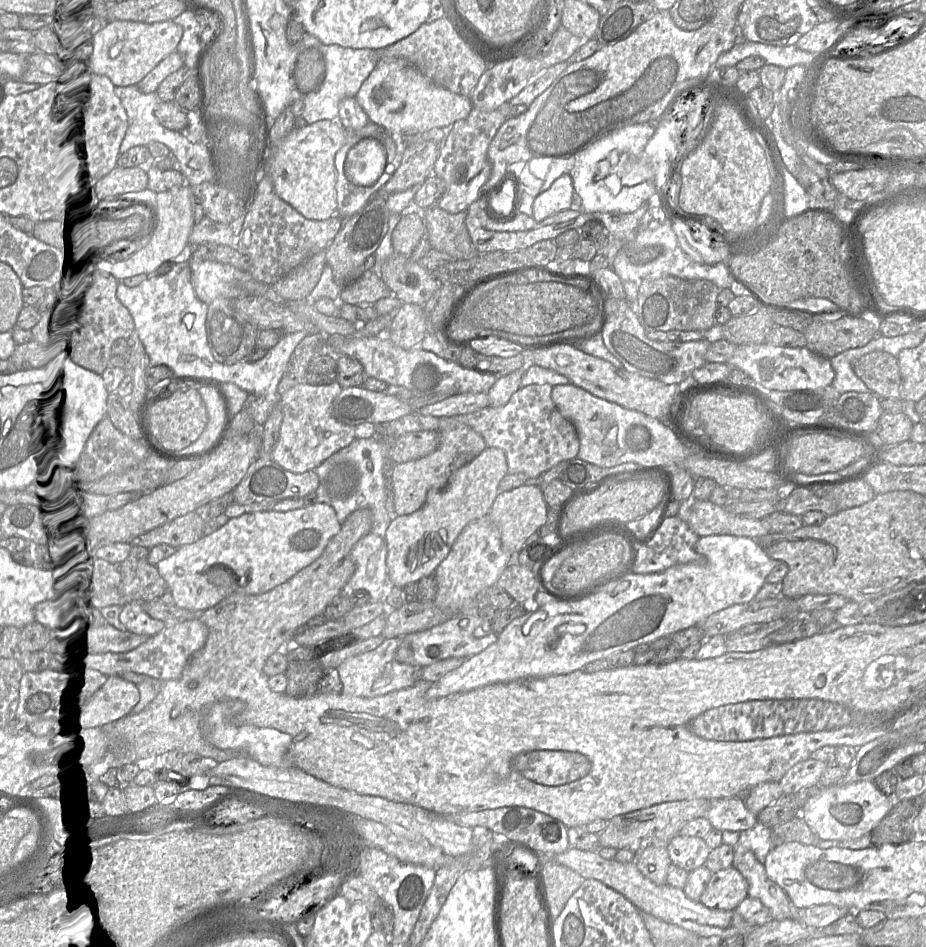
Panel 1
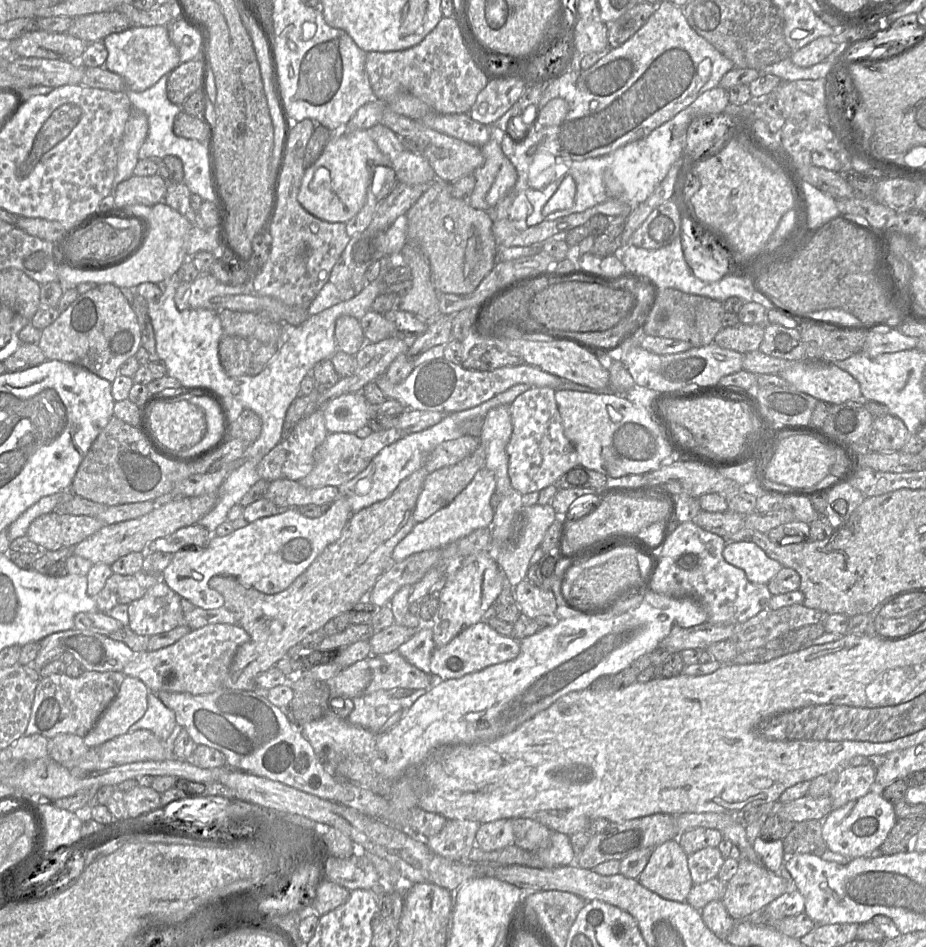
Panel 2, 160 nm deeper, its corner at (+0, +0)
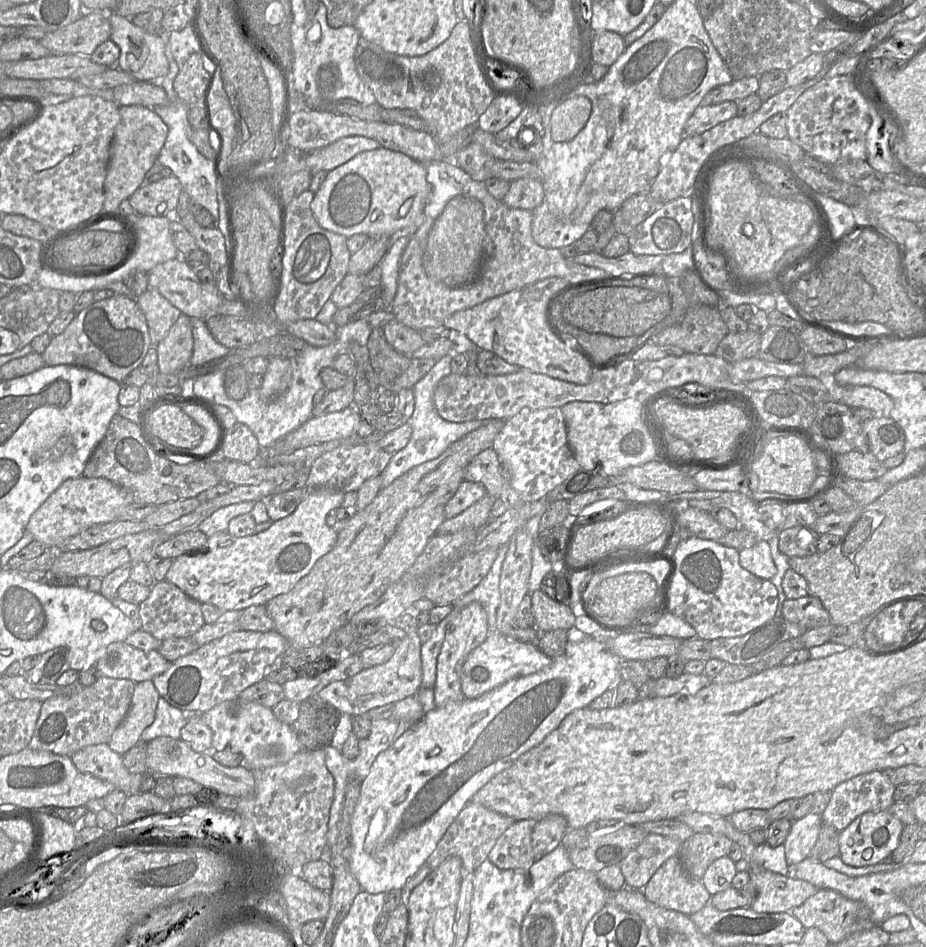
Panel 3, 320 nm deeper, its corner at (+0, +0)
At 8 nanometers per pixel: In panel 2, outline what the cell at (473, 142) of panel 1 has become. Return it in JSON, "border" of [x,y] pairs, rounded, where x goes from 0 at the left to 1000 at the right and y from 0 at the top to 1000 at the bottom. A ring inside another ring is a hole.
{"border":[[[531,132],[529,141],[527,150],[518,155],[523,171],[510,184],[513,197],[504,211],[511,220],[525,224],[555,199],[559,187],[556,176],[541,157],[544,140]]]}

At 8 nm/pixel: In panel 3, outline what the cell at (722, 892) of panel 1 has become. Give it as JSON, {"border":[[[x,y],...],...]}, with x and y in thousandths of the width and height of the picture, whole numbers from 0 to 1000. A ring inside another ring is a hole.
{"border":[[[808,880],[807,883],[813,893],[811,905],[807,909],[809,932],[817,943],[810,956],[812,961],[826,964],[854,963],[884,940],[869,929],[830,920],[817,911],[814,908],[816,892]]]}

